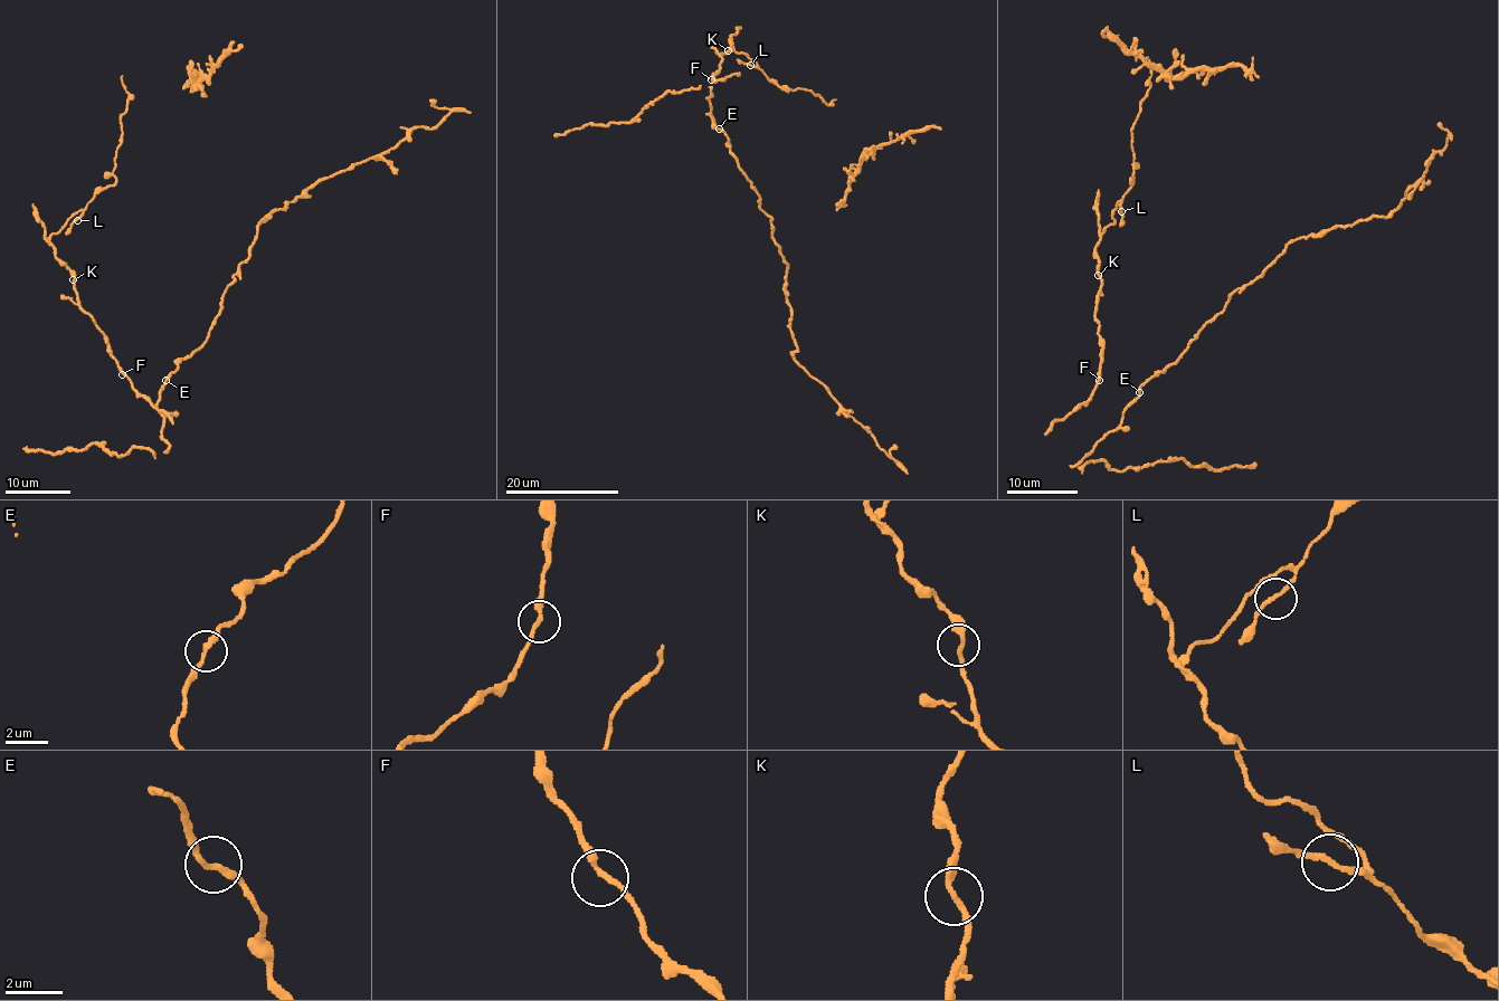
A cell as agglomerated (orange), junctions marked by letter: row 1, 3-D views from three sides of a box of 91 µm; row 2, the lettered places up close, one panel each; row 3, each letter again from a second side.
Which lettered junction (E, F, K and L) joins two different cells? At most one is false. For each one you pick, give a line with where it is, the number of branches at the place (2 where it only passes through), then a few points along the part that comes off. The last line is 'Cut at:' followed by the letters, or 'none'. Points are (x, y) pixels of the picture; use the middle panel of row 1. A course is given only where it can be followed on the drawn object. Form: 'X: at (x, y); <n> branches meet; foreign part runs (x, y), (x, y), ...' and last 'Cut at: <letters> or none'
Cut at: none

